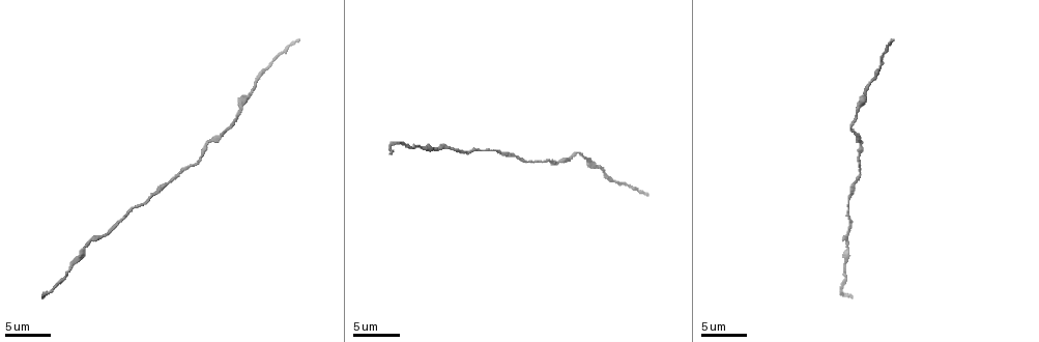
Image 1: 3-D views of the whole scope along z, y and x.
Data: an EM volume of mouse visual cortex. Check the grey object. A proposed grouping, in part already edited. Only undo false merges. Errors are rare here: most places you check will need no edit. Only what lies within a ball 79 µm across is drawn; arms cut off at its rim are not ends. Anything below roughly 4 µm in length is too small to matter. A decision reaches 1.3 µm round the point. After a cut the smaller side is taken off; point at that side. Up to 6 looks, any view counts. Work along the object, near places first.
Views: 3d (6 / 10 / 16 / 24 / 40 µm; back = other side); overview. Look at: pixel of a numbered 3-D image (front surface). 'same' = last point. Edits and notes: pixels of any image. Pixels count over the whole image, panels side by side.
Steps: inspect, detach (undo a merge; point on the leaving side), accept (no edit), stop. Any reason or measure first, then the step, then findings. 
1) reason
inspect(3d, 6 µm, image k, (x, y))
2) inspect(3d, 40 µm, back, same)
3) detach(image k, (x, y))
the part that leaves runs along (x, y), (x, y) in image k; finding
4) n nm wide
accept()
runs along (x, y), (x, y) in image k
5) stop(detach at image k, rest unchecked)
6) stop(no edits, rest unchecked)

a narrow waist
inspect(3d, 6 µm, image 1, (106, 235))

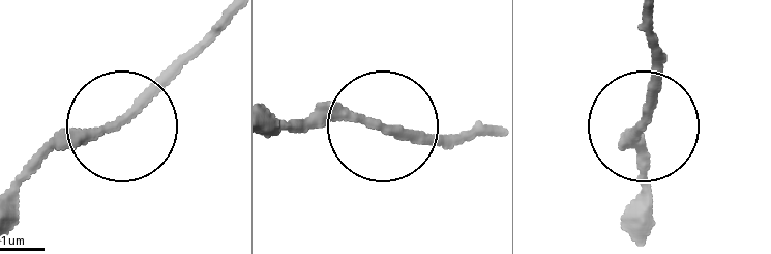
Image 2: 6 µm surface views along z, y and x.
inspect(3d, 6 µm, back, image 2, (645, 120))

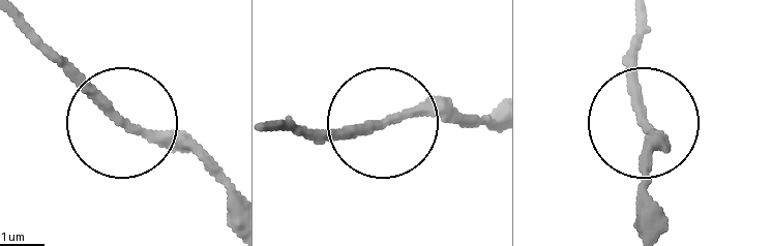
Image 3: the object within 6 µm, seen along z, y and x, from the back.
190 nm wide
accept()
runs along (279, 124), (347, 134), (424, 113), (476, 113) in image 3; continuous, no second cell

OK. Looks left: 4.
calibre changes
inspect(3d, 16 µm, image 1, (845, 262))

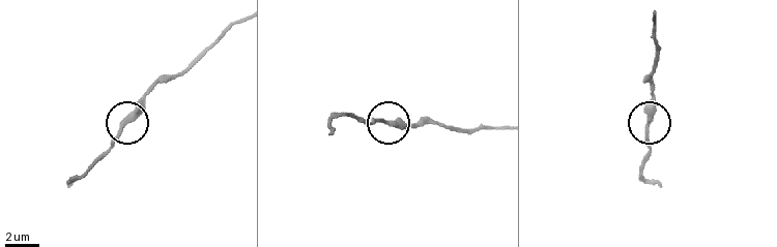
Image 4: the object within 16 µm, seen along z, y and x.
inspect(3d, 16 µm, back, image 4, (650, 120))

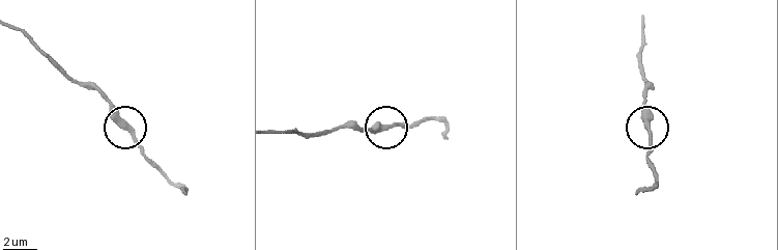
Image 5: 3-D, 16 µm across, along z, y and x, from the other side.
accept()
runs along (15, 26), (64, 72), (93, 85), (154, 163) in image 5; one cell here

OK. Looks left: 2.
thick turns thin
inspect(3d, 10 µm, image 1, (198, 157))

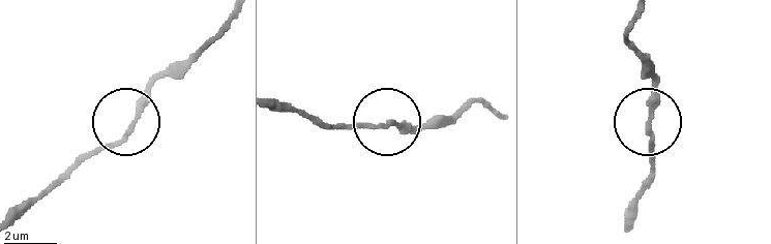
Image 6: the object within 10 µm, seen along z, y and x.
inspect(3d, 6 µm, image 6, (130, 124))

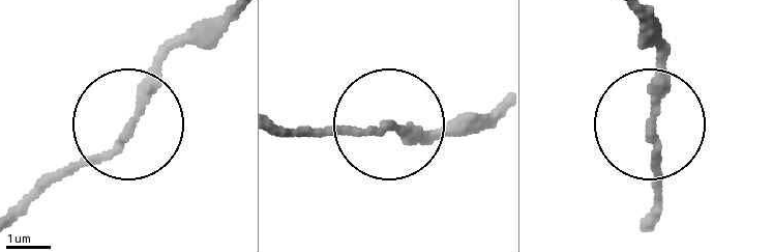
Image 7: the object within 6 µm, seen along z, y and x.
200 nm wide
accept()
runs along (288, 130), (458, 130) in image 7; one cell here

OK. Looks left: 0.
stop(no edits, rest unchecked)

